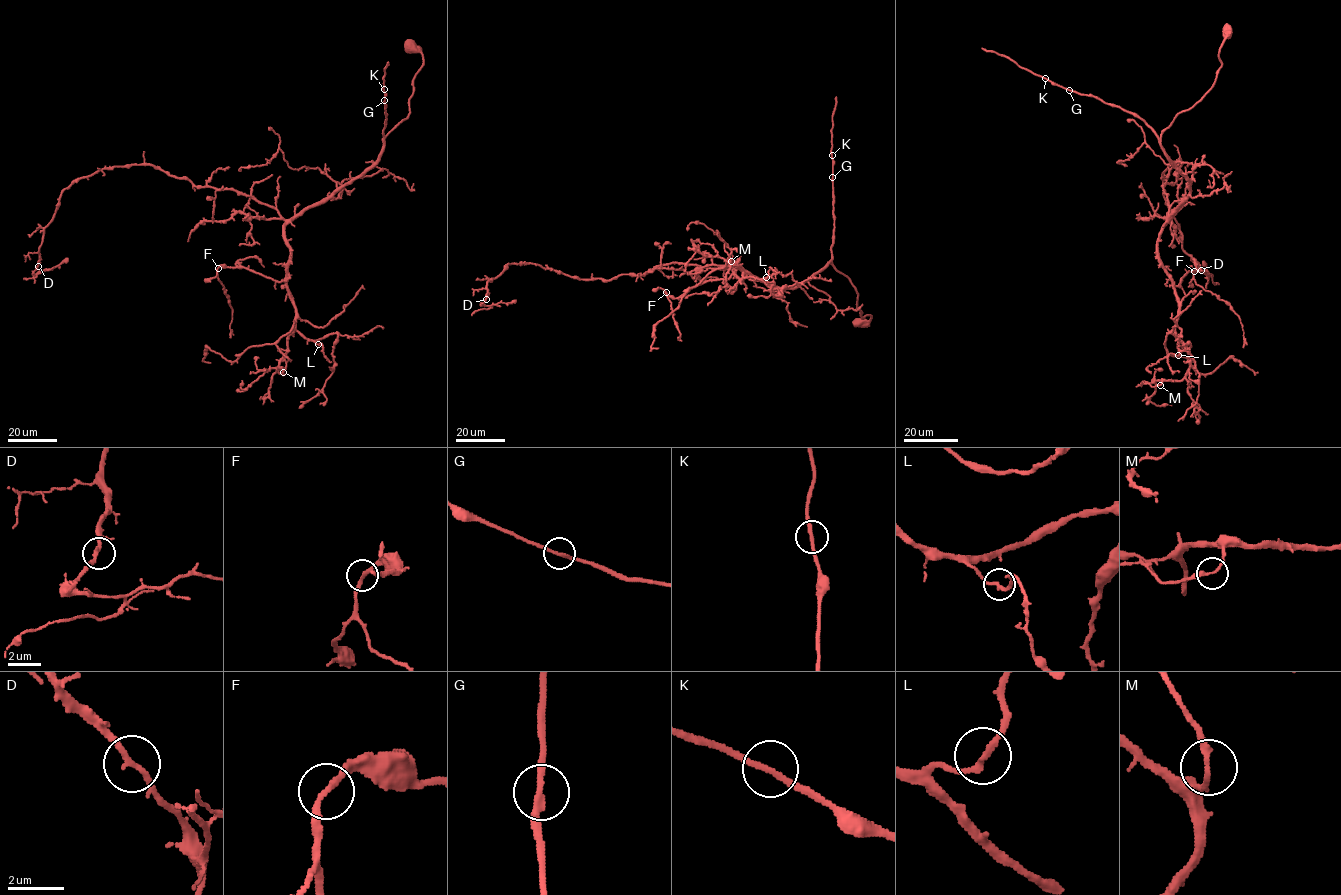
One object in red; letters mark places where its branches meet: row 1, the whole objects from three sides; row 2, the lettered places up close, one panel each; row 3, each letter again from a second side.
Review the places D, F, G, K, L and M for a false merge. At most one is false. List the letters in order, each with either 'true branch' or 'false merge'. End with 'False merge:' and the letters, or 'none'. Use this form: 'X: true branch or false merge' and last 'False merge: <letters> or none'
D: true branch
F: true branch
G: true branch
K: true branch
L: true branch
M: true branch
False merge: none

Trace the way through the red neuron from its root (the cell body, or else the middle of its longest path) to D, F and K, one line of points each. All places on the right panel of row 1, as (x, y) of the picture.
D: (1227, 30), (1214, 85), (1160, 138), (1189, 180), (1168, 219), (1162, 186), (1180, 159), (1163, 196), (1201, 270)
F: (1227, 30), (1214, 85), (1160, 138), (1189, 194), (1162, 229), (1158, 260), (1176, 286), (1194, 272)
K: (1227, 30), (1214, 85), (1190, 108), (1180, 111), (1159, 139), (1131, 113), (1045, 78)

